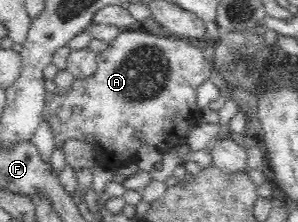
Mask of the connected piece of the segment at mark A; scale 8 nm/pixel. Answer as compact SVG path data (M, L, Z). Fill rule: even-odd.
M124 28L109 42L107 47L103 47L101 51L96 51L95 66L95 73L89 73L87 77L74 78L74 80L69 83L67 89L56 89L59 90L59 92L55 92L55 94L51 92L44 93L42 121L49 124L49 128L51 129L49 132L52 133L52 139L56 143L55 146L57 146L57 148L64 148L65 142L69 139L83 141L91 146L91 150L97 159L96 165L103 167L103 169L109 172L113 172L113 174L117 174L117 170L121 170L123 166L135 162L135 156L138 156L139 148L144 143L153 145L154 148L163 155L163 159L160 161L161 163L167 160L167 156L169 156L171 152L177 152L179 148L185 148L185 144L188 144L187 138L189 138L189 132L191 132L193 128L196 128L203 120L202 110L199 109L197 103L197 92L199 92L199 88L201 88L207 80L210 80L211 76L212 63L209 63L206 58L203 57L201 44L187 44L187 42L183 42L183 40L173 40L173 38L169 38L169 36L153 36L153 34L147 34L147 32L137 32L137 30L128 31ZM137 132L145 135L145 141L139 142L139 140L135 138Z

